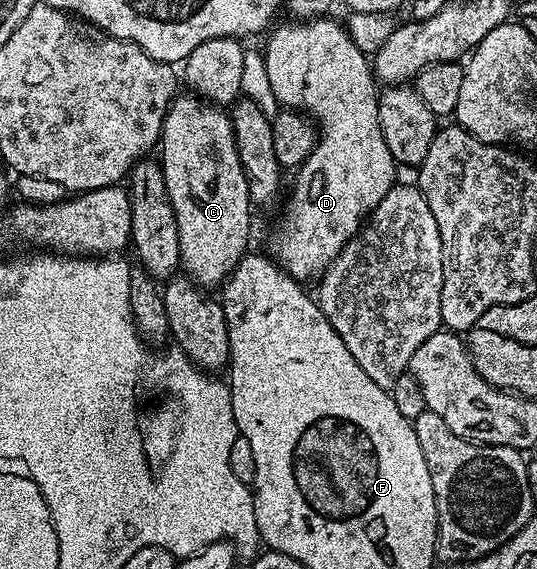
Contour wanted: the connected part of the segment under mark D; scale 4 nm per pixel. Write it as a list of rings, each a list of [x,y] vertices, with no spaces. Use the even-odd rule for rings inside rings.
[[[316,17],[308,19],[306,22],[298,22],[295,25],[298,27],[290,27],[287,23],[281,24],[279,28],[276,26],[266,36],[266,38],[268,37],[267,49],[265,48],[262,52],[265,70],[269,75],[269,81],[272,83],[273,96],[278,100],[280,108],[302,111],[308,119],[317,121],[318,138],[315,140],[315,148],[313,153],[309,153],[309,157],[294,172],[295,184],[291,187],[291,196],[287,199],[287,208],[284,209],[283,216],[280,217],[279,224],[276,225],[275,232],[271,235],[271,251],[269,250],[270,258],[274,259],[288,275],[292,275],[294,279],[300,281],[308,281],[307,279],[315,281],[322,276],[327,266],[337,257],[337,253],[341,253],[343,246],[357,234],[359,228],[363,226],[365,220],[375,210],[375,206],[381,201],[381,197],[385,197],[385,193],[389,193],[389,189],[395,186],[397,182],[397,176],[395,176],[397,164],[395,158],[389,153],[389,145],[385,145],[385,137],[381,133],[381,125],[379,124],[379,97],[381,91],[373,74],[372,60],[364,55],[361,49],[357,49],[357,45],[353,45],[346,26],[340,20],[338,23],[337,20],[331,18]]]

